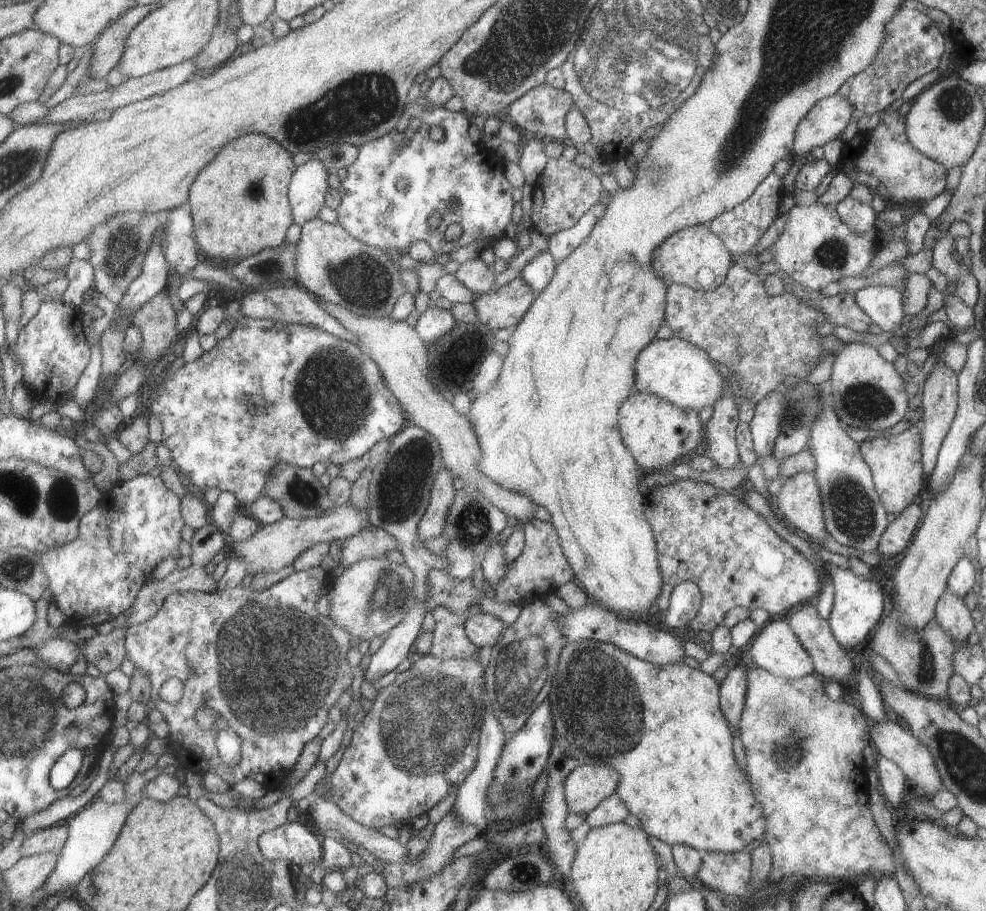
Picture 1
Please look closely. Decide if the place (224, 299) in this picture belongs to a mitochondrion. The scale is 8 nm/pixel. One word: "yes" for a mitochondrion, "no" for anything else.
no

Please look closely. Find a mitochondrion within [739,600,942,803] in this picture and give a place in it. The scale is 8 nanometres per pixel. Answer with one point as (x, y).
(785, 754)

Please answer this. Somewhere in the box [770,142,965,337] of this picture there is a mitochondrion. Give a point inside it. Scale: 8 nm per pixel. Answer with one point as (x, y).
(833, 253)

